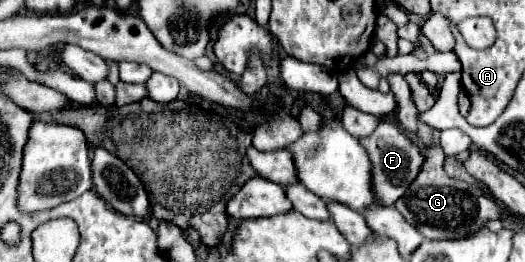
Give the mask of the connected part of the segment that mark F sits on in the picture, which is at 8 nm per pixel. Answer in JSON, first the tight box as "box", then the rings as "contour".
{"box":[360,123,424,205],"contour":[[[380,123],[376,133],[360,143],[364,145],[364,149],[368,149],[368,155],[372,157],[372,177],[376,177],[376,193],[380,193],[380,201],[384,201],[384,205],[396,203],[422,169],[424,155],[418,143],[406,133],[402,133],[398,125],[392,123]]]}

